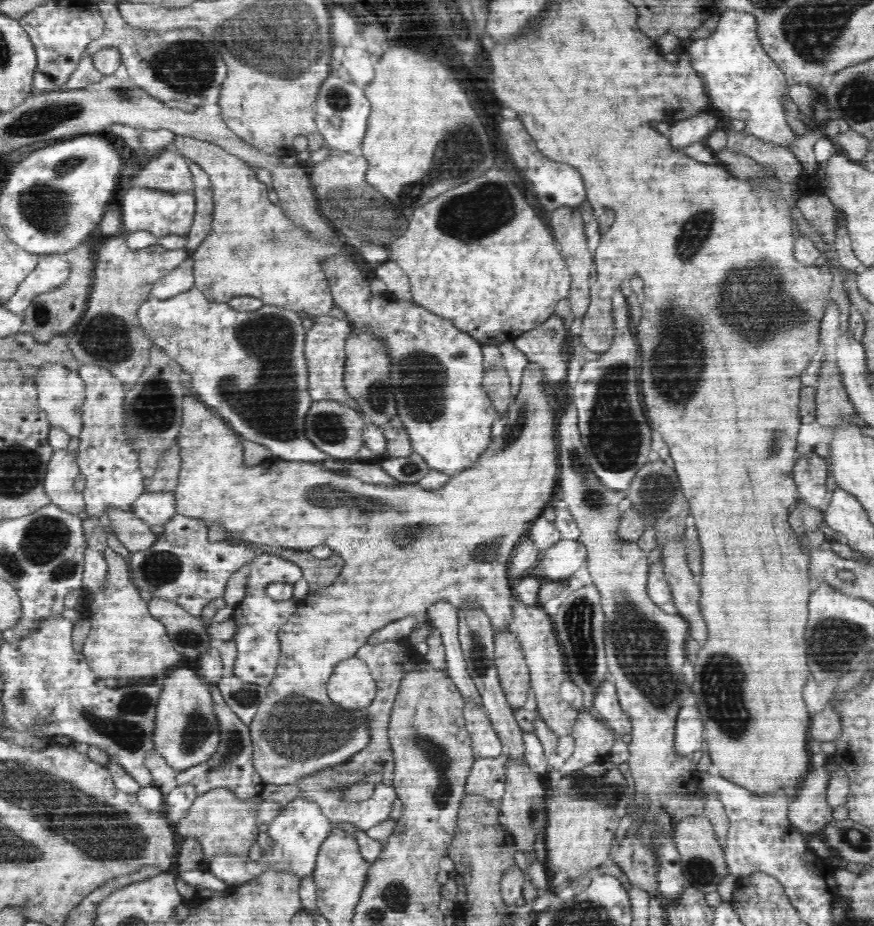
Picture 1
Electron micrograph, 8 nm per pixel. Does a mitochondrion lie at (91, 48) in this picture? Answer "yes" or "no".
no

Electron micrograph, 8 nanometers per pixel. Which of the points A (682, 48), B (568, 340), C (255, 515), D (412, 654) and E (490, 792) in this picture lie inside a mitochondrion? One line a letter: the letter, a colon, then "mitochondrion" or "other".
A: other
B: other
C: other
D: other
E: other

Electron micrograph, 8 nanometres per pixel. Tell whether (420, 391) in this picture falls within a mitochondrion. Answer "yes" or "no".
yes

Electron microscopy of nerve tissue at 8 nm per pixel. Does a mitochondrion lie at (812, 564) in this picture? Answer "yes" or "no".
no

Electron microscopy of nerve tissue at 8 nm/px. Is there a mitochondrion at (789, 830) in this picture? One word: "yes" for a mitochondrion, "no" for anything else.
no

